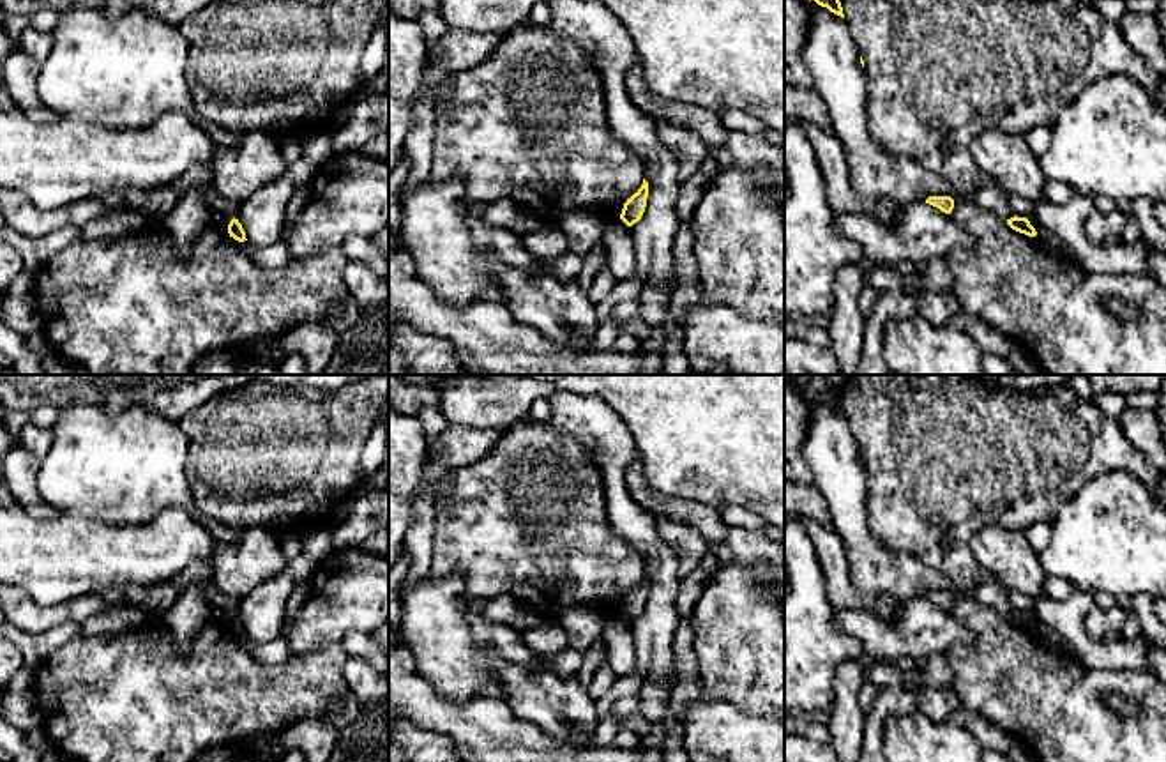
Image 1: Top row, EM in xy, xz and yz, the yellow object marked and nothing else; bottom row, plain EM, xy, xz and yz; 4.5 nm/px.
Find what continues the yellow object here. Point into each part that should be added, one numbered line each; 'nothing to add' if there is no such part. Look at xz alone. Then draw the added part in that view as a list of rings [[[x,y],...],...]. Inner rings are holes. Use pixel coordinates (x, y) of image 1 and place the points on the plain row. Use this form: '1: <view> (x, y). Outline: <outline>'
nothing to add

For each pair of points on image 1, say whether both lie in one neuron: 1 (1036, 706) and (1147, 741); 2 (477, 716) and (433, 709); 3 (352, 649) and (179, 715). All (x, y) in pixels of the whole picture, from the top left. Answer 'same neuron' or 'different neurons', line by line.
1: same neuron
2: same neuron
3: different neurons

